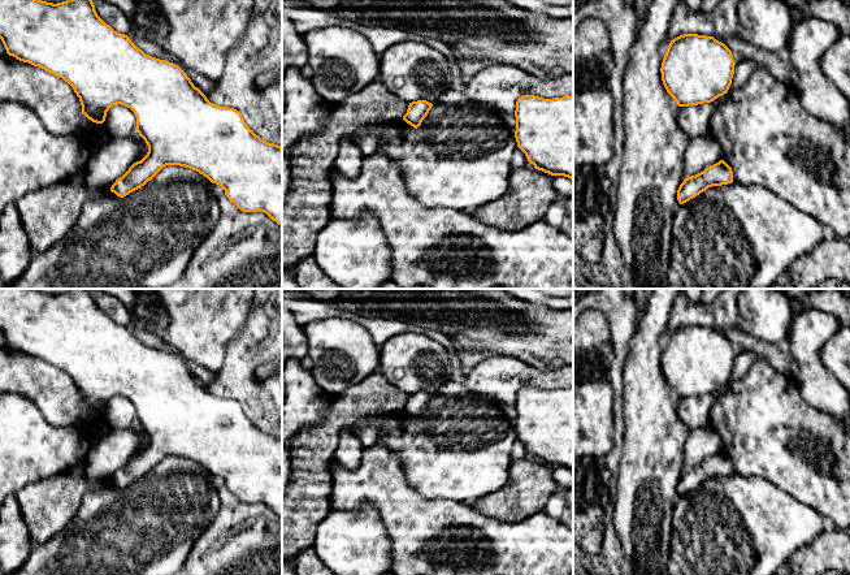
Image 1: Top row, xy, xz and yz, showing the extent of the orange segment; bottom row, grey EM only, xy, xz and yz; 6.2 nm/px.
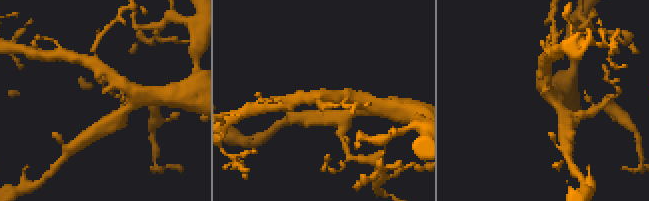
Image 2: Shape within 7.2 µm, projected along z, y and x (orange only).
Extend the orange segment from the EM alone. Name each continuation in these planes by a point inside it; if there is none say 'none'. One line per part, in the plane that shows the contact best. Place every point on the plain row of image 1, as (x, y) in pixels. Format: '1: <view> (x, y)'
none

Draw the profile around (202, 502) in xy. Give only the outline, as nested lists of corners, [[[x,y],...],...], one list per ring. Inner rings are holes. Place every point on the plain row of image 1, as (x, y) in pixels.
[[[179,457],[164,458],[151,472],[140,480],[120,489],[114,484],[95,484],[94,488],[84,494],[82,505],[74,519],[48,541],[34,545],[31,553],[23,565],[12,575],[174,575],[186,562],[194,541],[211,526],[220,510],[220,497],[217,489],[211,481],[211,472],[196,462]]]

